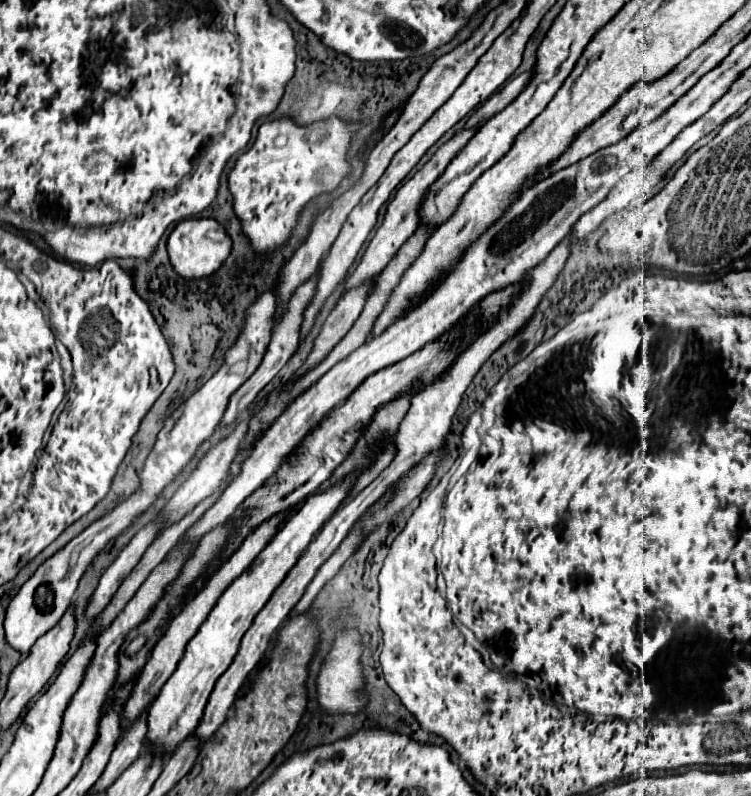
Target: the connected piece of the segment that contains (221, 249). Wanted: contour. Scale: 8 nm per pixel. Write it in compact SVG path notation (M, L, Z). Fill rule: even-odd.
M186 219L176 225L168 237L168 253L174 263L174 271L184 279L202 279L214 275L218 267L228 259L232 249L232 239L226 229L214 219Z

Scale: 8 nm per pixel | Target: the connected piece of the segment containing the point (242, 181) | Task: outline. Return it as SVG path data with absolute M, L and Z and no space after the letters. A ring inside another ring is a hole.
M280 119L280 121L260 125L258 139L248 151L244 151L238 157L236 167L232 169L228 177L228 187L230 187L230 193L234 195L234 211L242 221L244 235L250 239L250 245L258 253L274 251L276 247L284 245L306 201L310 201L312 197L320 193L330 193L342 181L342 177L350 171L350 165L344 159L344 153L348 149L350 137L356 131L358 131L356 123L344 123L340 119L328 119L324 123L312 123L308 127L298 127L290 119ZM278 137L282 137L282 145L276 141Z

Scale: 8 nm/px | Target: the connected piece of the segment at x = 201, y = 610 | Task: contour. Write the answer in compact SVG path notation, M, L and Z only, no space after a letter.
M284 511L284 513L280 513L280 515L274 515L272 519L268 519L266 523L262 523L252 535L248 535L248 539L242 543L242 547L238 547L238 551L204 583L204 587L198 591L198 595L194 595L194 599L188 599L188 601L184 603L184 607L182 607L182 611L170 621L168 629L164 631L164 637L154 645L154 649L152 649L152 653L150 653L150 659L148 659L148 663L144 665L144 669L142 669L142 673L140 673L140 677L138 677L138 683L136 683L136 687L134 687L128 703L126 703L126 707L124 707L124 721L126 721L126 725L128 725L130 719L136 719L136 717L138 717L138 711L142 711L142 707L148 707L148 705L156 699L156 695L158 695L158 691L162 689L162 685L164 685L164 683L168 681L168 677L176 671L176 665L178 665L178 661L180 661L182 655L184 655L186 643L196 635L198 627L206 621L206 617L208 617L210 609L216 605L218 597L224 593L224 589L226 589L238 575L242 575L242 573L250 567L250 563L254 561L254 557L256 557L256 555L266 547L266 543L276 535L276 527L280 525L280 521L284 519L286 513L288 513L288 511Z

